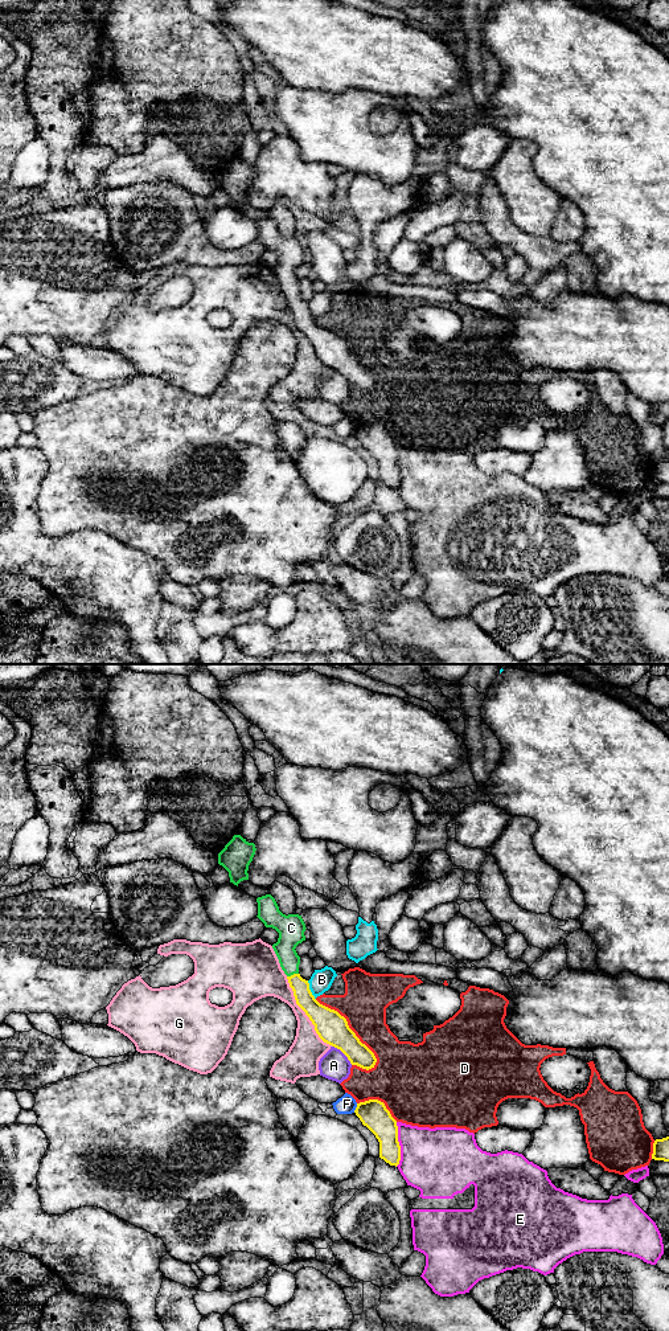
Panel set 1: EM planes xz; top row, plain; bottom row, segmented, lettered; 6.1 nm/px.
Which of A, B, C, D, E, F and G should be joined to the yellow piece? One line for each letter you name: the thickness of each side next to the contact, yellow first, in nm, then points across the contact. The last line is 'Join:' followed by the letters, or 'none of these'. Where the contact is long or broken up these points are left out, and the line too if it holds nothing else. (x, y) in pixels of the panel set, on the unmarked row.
C: 110/160 nm | across xz (304, 322), (294, 297), (290, 289), (291, 256)
Join: C

